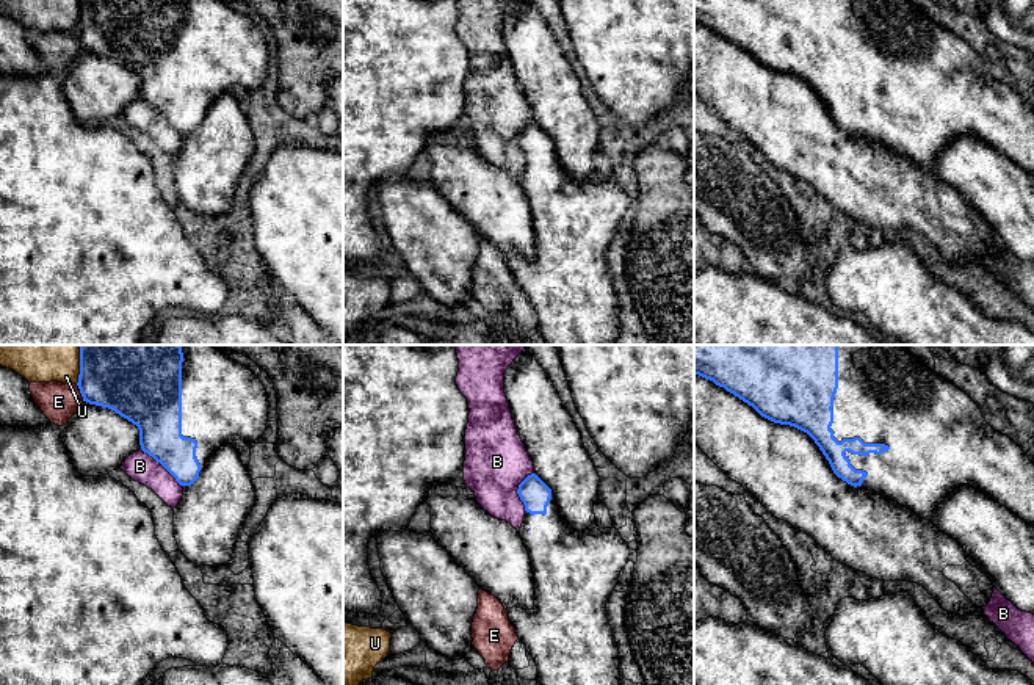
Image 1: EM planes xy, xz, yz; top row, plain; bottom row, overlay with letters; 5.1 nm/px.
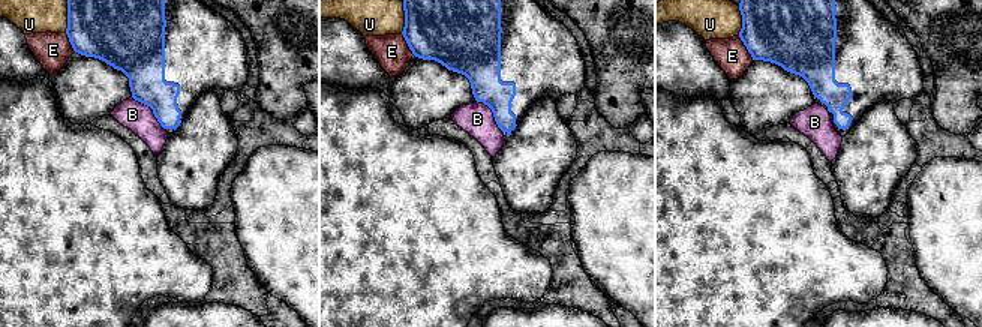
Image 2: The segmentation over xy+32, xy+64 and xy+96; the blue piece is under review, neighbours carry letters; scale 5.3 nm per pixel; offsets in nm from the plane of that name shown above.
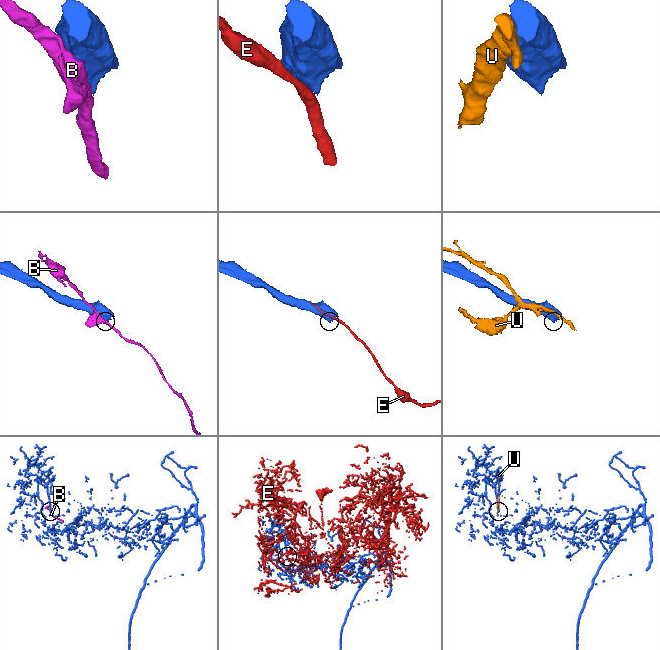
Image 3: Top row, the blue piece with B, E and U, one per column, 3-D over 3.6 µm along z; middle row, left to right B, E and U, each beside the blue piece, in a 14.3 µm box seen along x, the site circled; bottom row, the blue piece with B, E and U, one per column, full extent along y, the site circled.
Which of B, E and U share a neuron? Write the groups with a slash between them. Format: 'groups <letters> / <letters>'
groups B / E / U

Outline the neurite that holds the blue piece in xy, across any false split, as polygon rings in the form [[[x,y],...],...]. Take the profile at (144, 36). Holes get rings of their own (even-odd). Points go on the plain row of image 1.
[[[80,0],[77,31],[83,50],[108,56],[139,78],[144,102],[160,111],[185,138],[191,135],[212,103],[233,89],[254,92],[268,72],[268,44],[260,28],[224,0]]]

